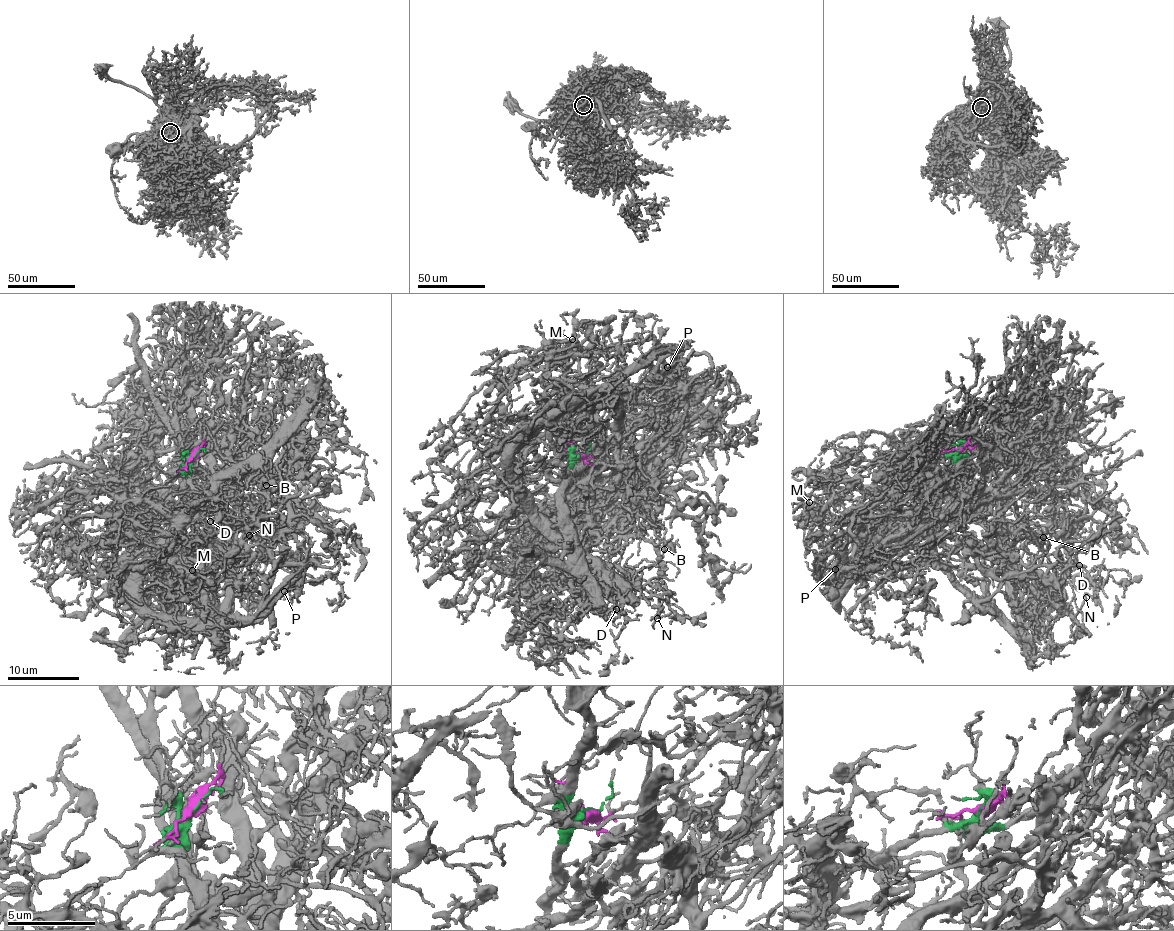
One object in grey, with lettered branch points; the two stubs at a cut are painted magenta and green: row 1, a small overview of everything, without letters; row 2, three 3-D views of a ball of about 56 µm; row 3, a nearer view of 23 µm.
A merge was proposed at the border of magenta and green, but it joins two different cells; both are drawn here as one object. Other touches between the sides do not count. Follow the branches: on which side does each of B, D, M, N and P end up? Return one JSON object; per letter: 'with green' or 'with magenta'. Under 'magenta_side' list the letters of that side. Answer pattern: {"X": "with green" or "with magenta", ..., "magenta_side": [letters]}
{"B": "with magenta", "D": "with magenta", "M": "with green", "N": "with magenta", "P": "with green", "magenta_side": ["B", "D", "N"]}

